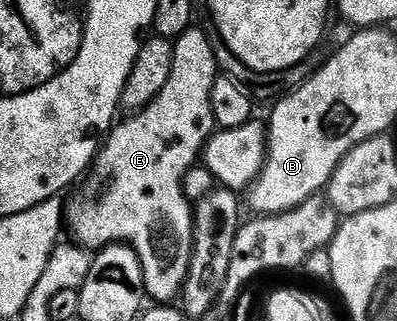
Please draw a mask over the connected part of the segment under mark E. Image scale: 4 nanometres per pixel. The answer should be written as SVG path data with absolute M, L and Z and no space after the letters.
M190 28L175 39L173 47L175 64L171 64L171 77L163 92L147 108L130 113L125 119L122 117L110 129L95 159L94 191L79 195L67 206L67 234L78 246L89 252L100 252L114 244L133 247L143 268L145 293L157 304L169 304L182 297L193 255L194 203L185 195L185 177L192 166L198 165L217 126L215 112L211 112L211 88L219 67L211 40L204 29Z

